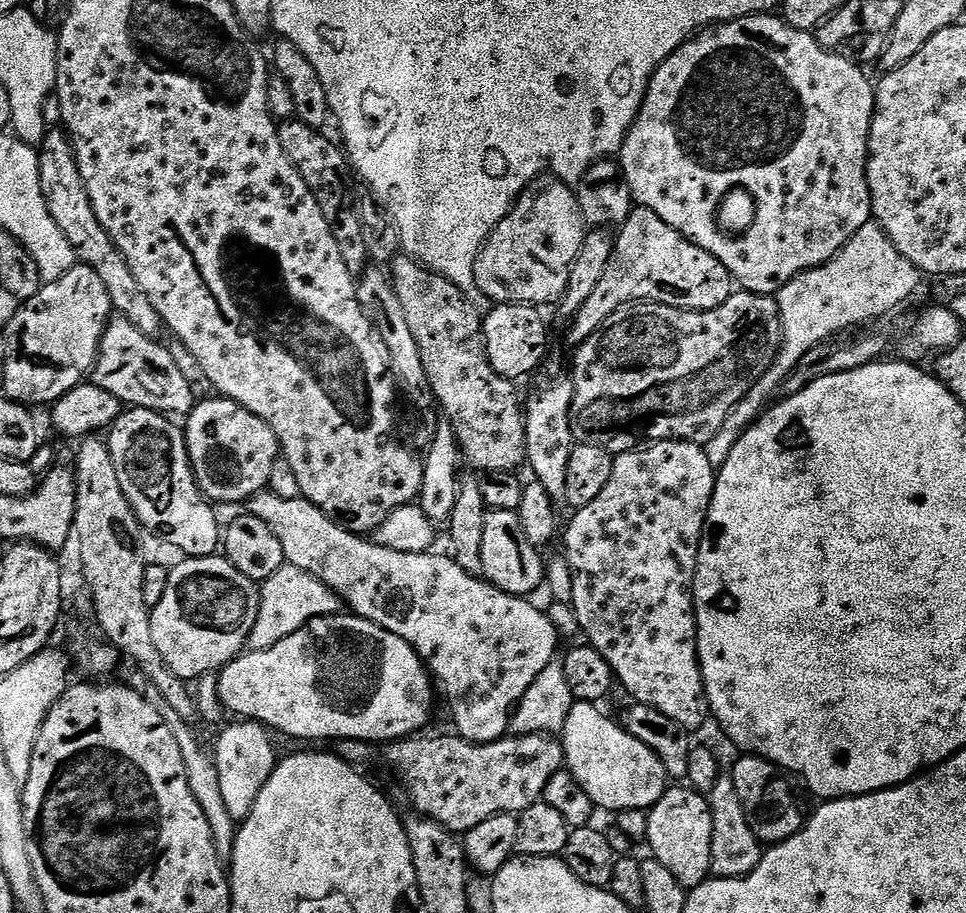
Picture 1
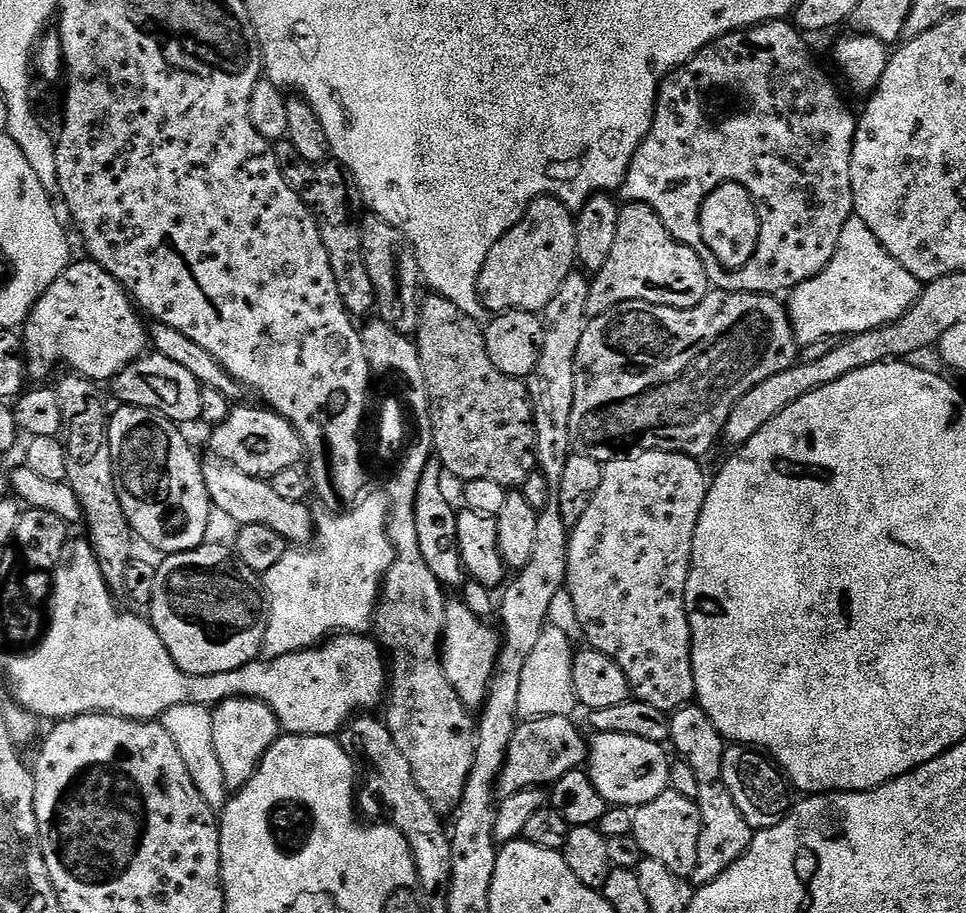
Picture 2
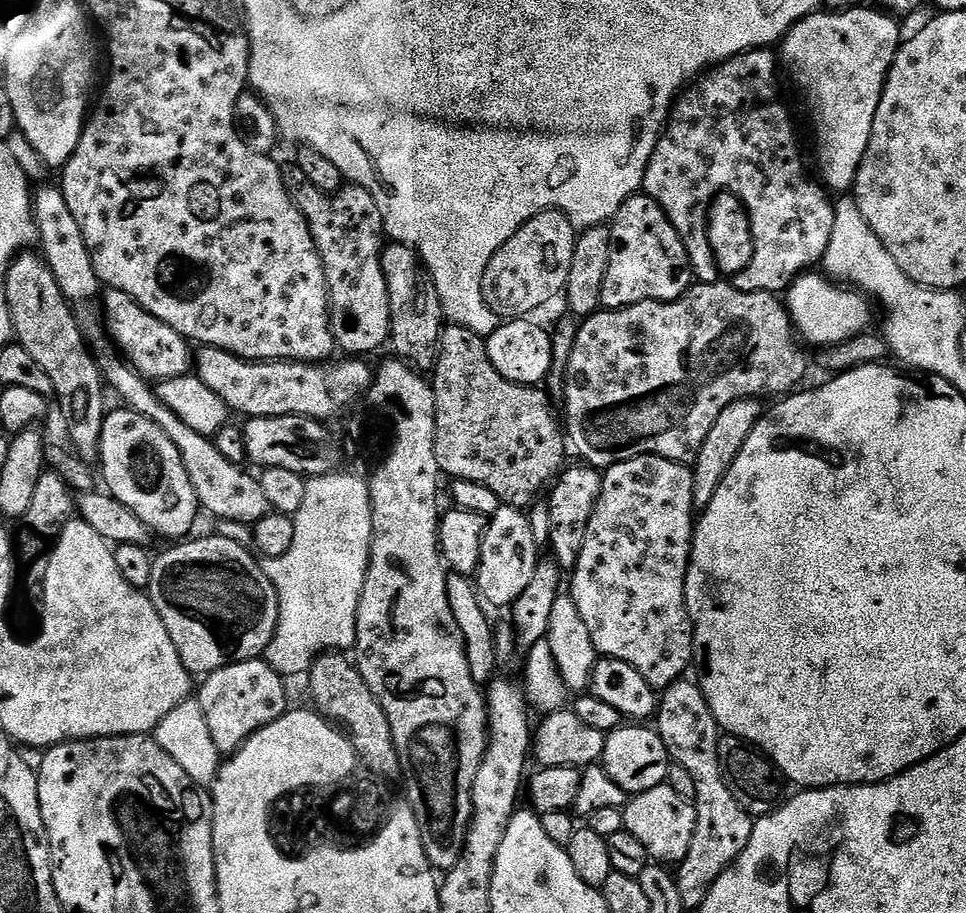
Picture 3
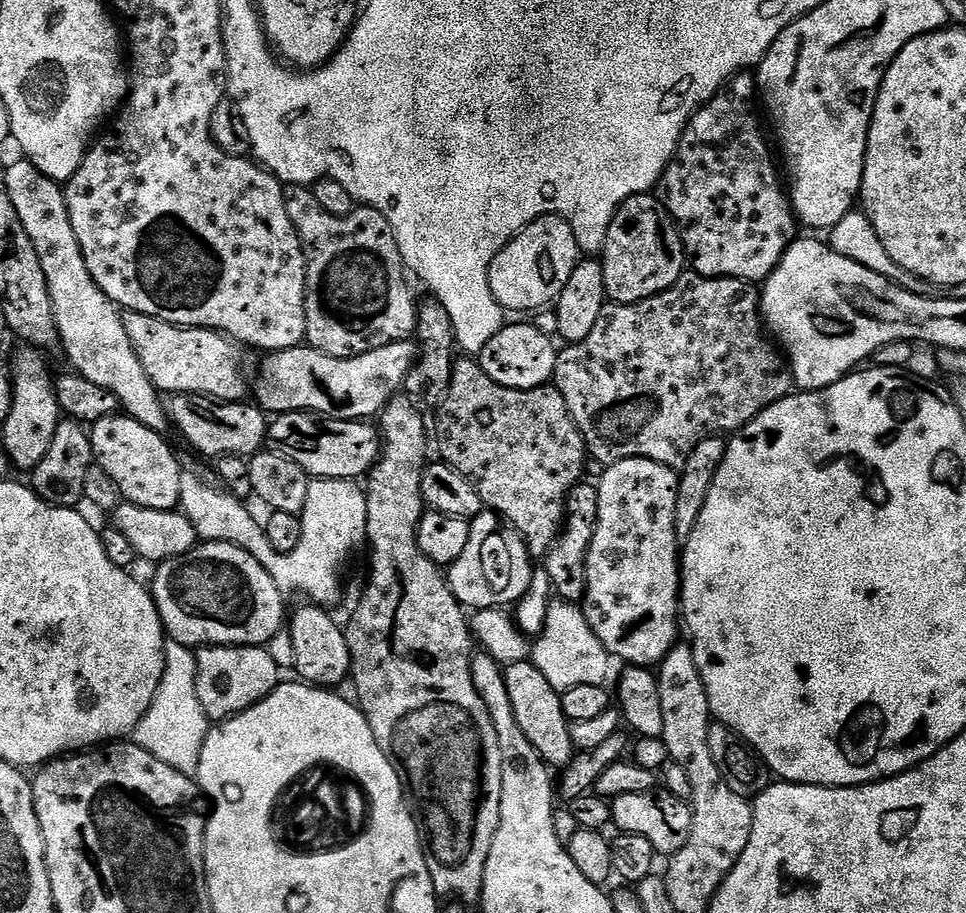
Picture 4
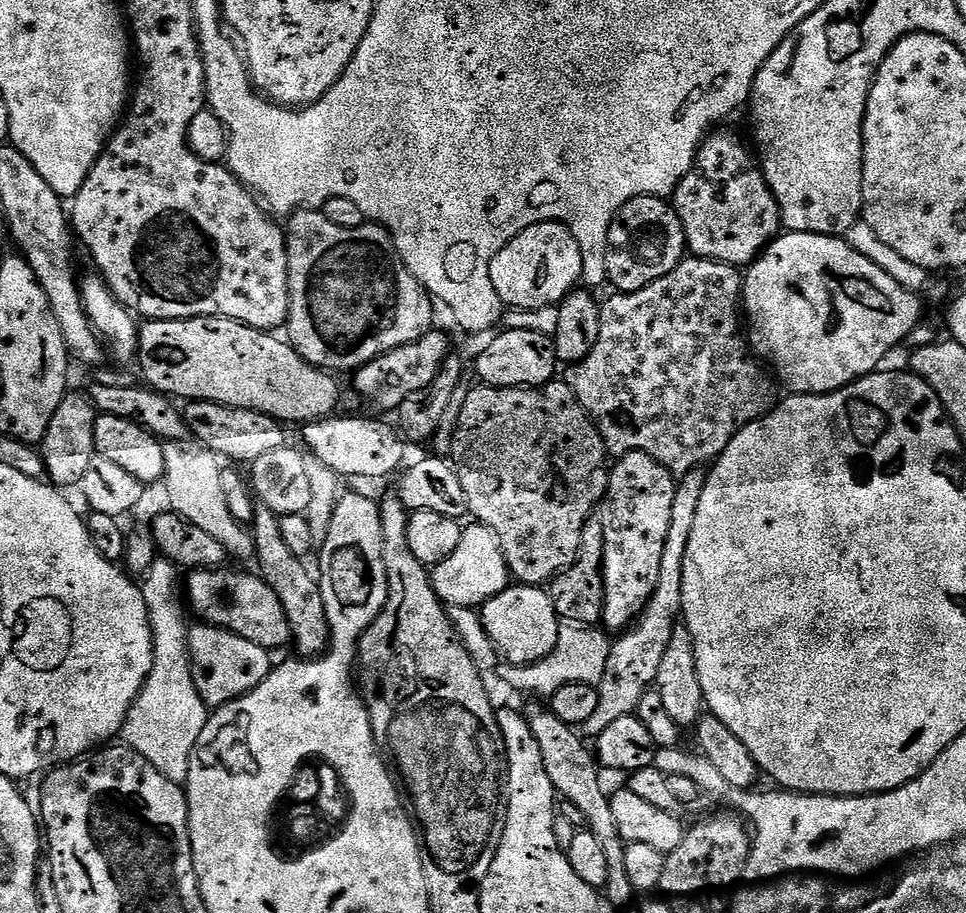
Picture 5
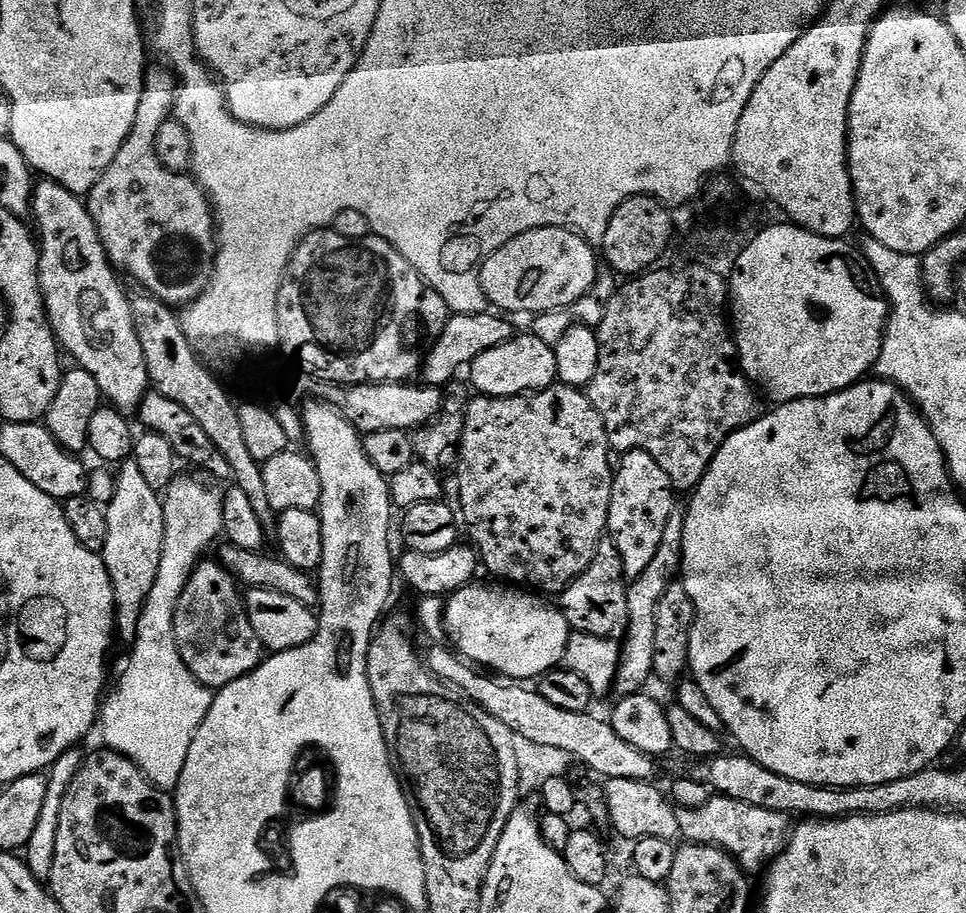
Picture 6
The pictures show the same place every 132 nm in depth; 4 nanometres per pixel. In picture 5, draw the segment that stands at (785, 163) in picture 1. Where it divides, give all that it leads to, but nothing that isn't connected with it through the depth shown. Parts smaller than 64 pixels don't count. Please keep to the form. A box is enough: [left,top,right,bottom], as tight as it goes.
[670,131,781,266]

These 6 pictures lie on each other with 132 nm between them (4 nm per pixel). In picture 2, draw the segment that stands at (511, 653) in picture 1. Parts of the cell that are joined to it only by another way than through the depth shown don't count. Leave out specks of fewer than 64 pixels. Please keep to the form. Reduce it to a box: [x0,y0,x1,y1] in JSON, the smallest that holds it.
[203,458,502,710]

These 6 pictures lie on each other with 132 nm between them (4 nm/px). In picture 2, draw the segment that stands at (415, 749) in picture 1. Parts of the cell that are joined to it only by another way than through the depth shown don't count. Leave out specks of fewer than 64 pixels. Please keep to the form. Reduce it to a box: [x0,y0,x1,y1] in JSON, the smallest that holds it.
[498,716,589,797]

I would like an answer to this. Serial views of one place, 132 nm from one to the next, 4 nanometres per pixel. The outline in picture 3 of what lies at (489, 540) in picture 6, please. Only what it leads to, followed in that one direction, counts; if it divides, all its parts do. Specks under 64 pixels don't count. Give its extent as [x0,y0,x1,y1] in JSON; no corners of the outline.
[430,323,566,510]

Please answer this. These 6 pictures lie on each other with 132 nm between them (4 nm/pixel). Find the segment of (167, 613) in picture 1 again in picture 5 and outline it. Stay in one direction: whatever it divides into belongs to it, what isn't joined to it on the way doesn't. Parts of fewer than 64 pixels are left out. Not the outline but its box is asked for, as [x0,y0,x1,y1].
[186,566,292,650]

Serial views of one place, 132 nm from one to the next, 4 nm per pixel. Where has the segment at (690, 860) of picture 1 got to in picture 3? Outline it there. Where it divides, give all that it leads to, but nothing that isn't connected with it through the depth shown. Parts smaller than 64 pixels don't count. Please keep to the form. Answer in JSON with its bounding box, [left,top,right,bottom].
[622,783,696,866]

